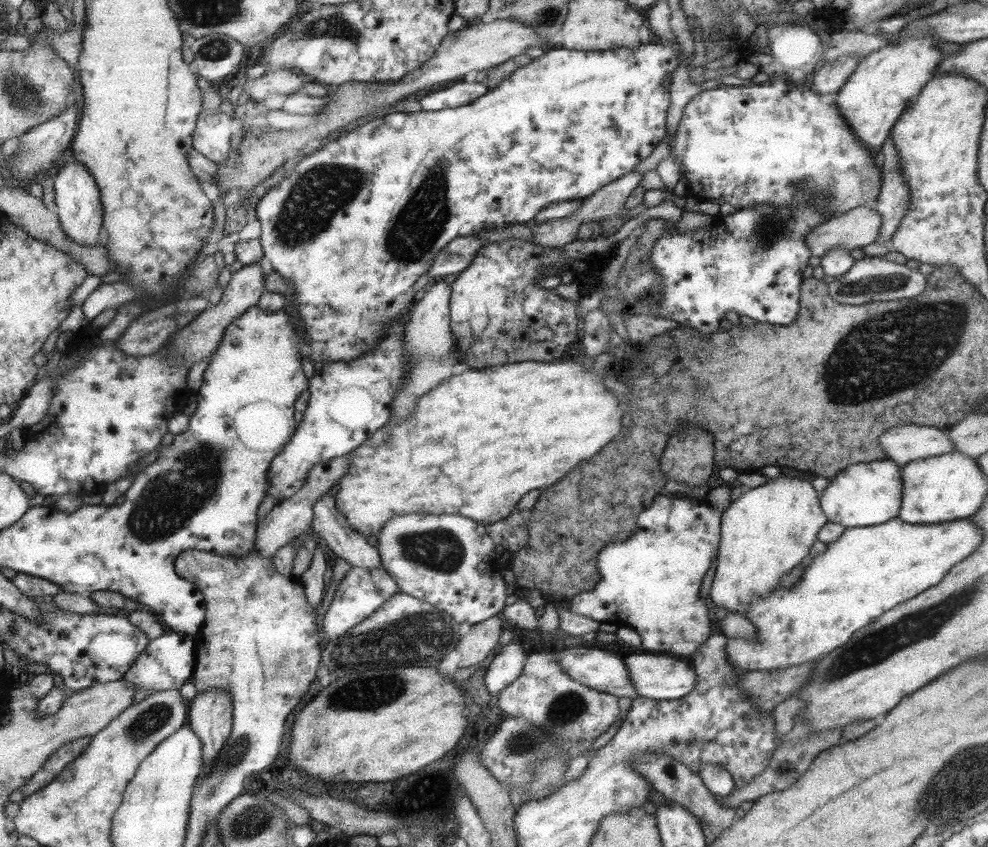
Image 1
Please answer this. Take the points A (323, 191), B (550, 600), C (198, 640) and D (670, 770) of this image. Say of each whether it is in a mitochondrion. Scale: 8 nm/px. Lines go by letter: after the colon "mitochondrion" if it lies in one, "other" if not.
A: mitochondrion
B: other
C: other
D: other

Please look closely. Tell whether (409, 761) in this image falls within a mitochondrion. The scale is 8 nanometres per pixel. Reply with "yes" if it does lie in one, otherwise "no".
no

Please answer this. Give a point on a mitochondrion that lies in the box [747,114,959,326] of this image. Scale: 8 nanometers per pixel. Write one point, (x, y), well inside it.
(877, 283)

